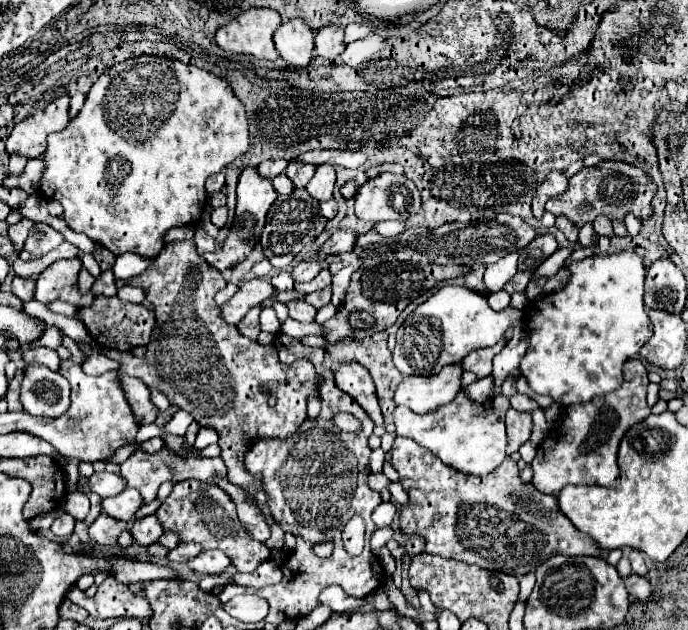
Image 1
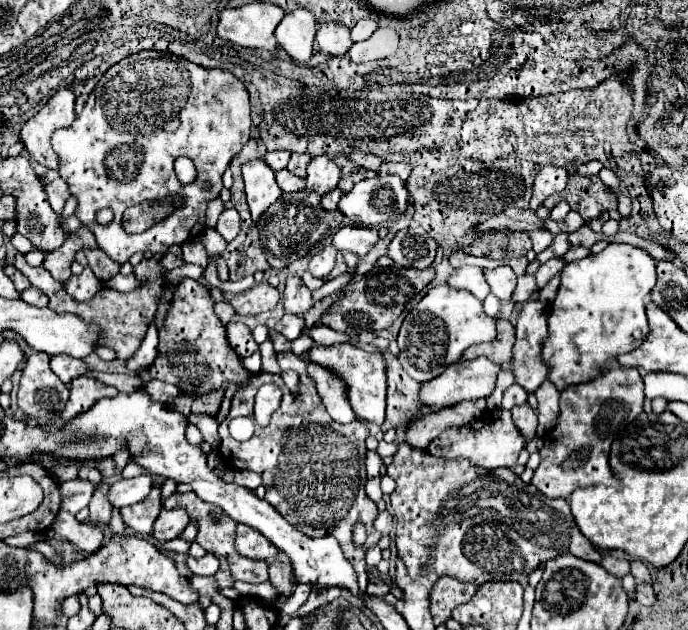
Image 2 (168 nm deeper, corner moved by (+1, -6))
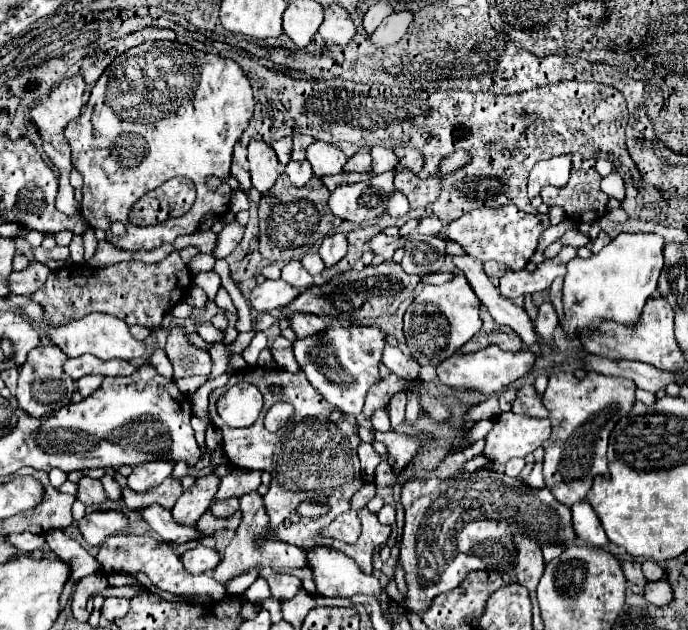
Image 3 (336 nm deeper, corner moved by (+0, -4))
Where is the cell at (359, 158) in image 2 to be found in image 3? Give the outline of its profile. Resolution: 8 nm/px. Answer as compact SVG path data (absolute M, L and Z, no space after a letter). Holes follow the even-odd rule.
M373 147L371 149L371 157L373 157L373 173L385 173L385 171L393 171L399 163L397 155L391 149L385 147Z

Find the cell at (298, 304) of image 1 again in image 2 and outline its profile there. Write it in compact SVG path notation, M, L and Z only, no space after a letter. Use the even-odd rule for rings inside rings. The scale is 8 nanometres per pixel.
M288 277L286 279L286 289L282 295L282 303L284 303L284 313L286 315L296 315L302 317L312 305L312 297L310 291L304 287L300 277Z

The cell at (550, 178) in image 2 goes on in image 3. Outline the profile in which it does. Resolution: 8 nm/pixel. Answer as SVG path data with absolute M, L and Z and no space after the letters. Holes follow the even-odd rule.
M559 155L547 161L539 161L529 175L529 197L539 195L539 191L547 185L563 187L569 181L569 171L571 155Z

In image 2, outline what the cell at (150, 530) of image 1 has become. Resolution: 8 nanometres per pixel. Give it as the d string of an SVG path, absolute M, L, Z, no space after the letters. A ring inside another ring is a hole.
M162 509L154 523L152 535L156 541L170 541L170 539L176 539L188 523L190 521L188 521L188 515L184 509L172 509L172 511Z

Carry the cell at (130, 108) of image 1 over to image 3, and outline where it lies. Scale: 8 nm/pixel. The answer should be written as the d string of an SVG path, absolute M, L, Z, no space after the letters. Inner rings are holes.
M145 41L137 47L127 49L103 71L101 79L91 91L85 111L65 129L65 137L69 139L73 153L73 165L83 175L83 189L81 189L83 219L93 229L103 229L107 233L107 241L111 241L115 247L131 251L137 249L151 251L163 243L173 243L179 235L193 235L207 213L223 217L229 211L231 187L227 183L221 183L215 191L211 191L207 187L207 179L229 177L233 145L239 141L251 117L253 117L251 85L243 69L233 59L203 53L179 41ZM177 175L183 175L195 183L197 199L193 207L181 217L167 219L151 227L133 225L129 221L131 207L145 193L157 189L159 185ZM115 221L121 221L127 227L127 235L123 239L111 235L109 227Z

